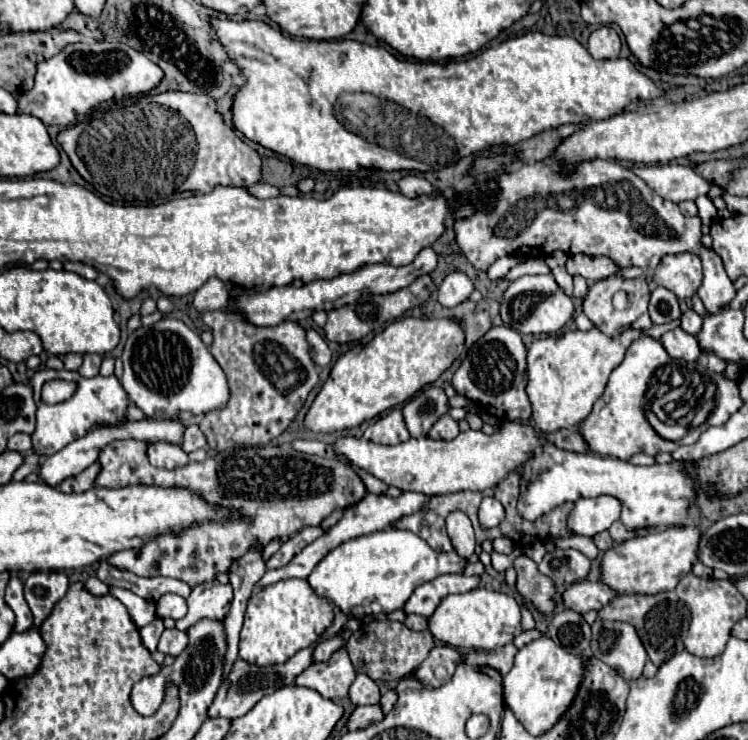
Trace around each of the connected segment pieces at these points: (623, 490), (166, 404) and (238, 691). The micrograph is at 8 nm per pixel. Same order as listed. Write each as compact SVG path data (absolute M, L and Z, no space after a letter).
M543 444L521 466L521 501L518 501L517 509L525 519L535 521L565 501L575 503L577 497L613 495L621 501L621 521L627 529L681 525L689 513L693 497L693 481L681 471L681 467L683 461L675 461L671 465L639 467L613 457L573 453L558 449L553 444Z
M167 317L151 327L139 327L133 331L123 349L125 373L121 383L129 399L147 415L205 415L207 411L225 407L229 399L229 387L223 369L209 353L199 333L189 329L183 321Z
M317 643L301 649L297 655L293 655L287 663L283 665L271 665L271 667L257 667L257 665L251 665L251 663L245 663L243 659L237 659L235 665L233 665L233 671L231 675L225 679L223 687L227 689L227 701L225 701L225 713L223 717L229 717L229 719L237 719L245 713L249 713L257 701L263 697L263 695L271 695L275 693L277 689L285 687L285 685L293 685L297 675L301 671L305 671L305 667L309 667L313 663L313 647Z

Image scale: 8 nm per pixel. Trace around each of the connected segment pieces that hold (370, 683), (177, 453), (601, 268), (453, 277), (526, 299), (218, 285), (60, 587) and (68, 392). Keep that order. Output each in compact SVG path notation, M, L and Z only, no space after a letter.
M357 675L351 689L349 689L349 699L353 705L373 705L379 703L379 687L373 679L367 675Z
M149 443L147 455L151 465L167 471L189 465L189 455L179 445L173 445L173 443Z
M571 255L565 263L565 269L571 275L585 277L589 283L611 277L619 271L619 267L613 261L609 261L605 257L589 257L589 255Z
M449 273L443 283L439 285L439 303L443 307L455 307L459 303L463 303L465 299L469 299L473 291L473 283L465 273Z
M523 275L515 279L501 299L501 319L507 327L519 333L553 335L573 317L573 299L557 285L551 275Z
M213 277L209 279L201 289L197 289L193 305L203 313L203 311L221 311L229 303L229 291L221 279Z
M37 571L25 581L25 599L35 617L35 627L49 617L53 607L65 597L69 579L61 571Z
M49 381L43 385L43 401L53 405L53 403L61 403L67 401L71 395L75 393L75 385L67 383L67 381Z

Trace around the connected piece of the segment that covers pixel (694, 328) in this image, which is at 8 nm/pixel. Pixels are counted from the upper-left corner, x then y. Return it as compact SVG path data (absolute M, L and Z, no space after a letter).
M689 309L689 311L685 311L683 315L681 315L681 329L683 331L687 331L689 335L695 335L701 329L703 323L703 318L699 317L693 309Z

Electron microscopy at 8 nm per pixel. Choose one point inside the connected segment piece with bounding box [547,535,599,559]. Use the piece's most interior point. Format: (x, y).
(584, 544)

